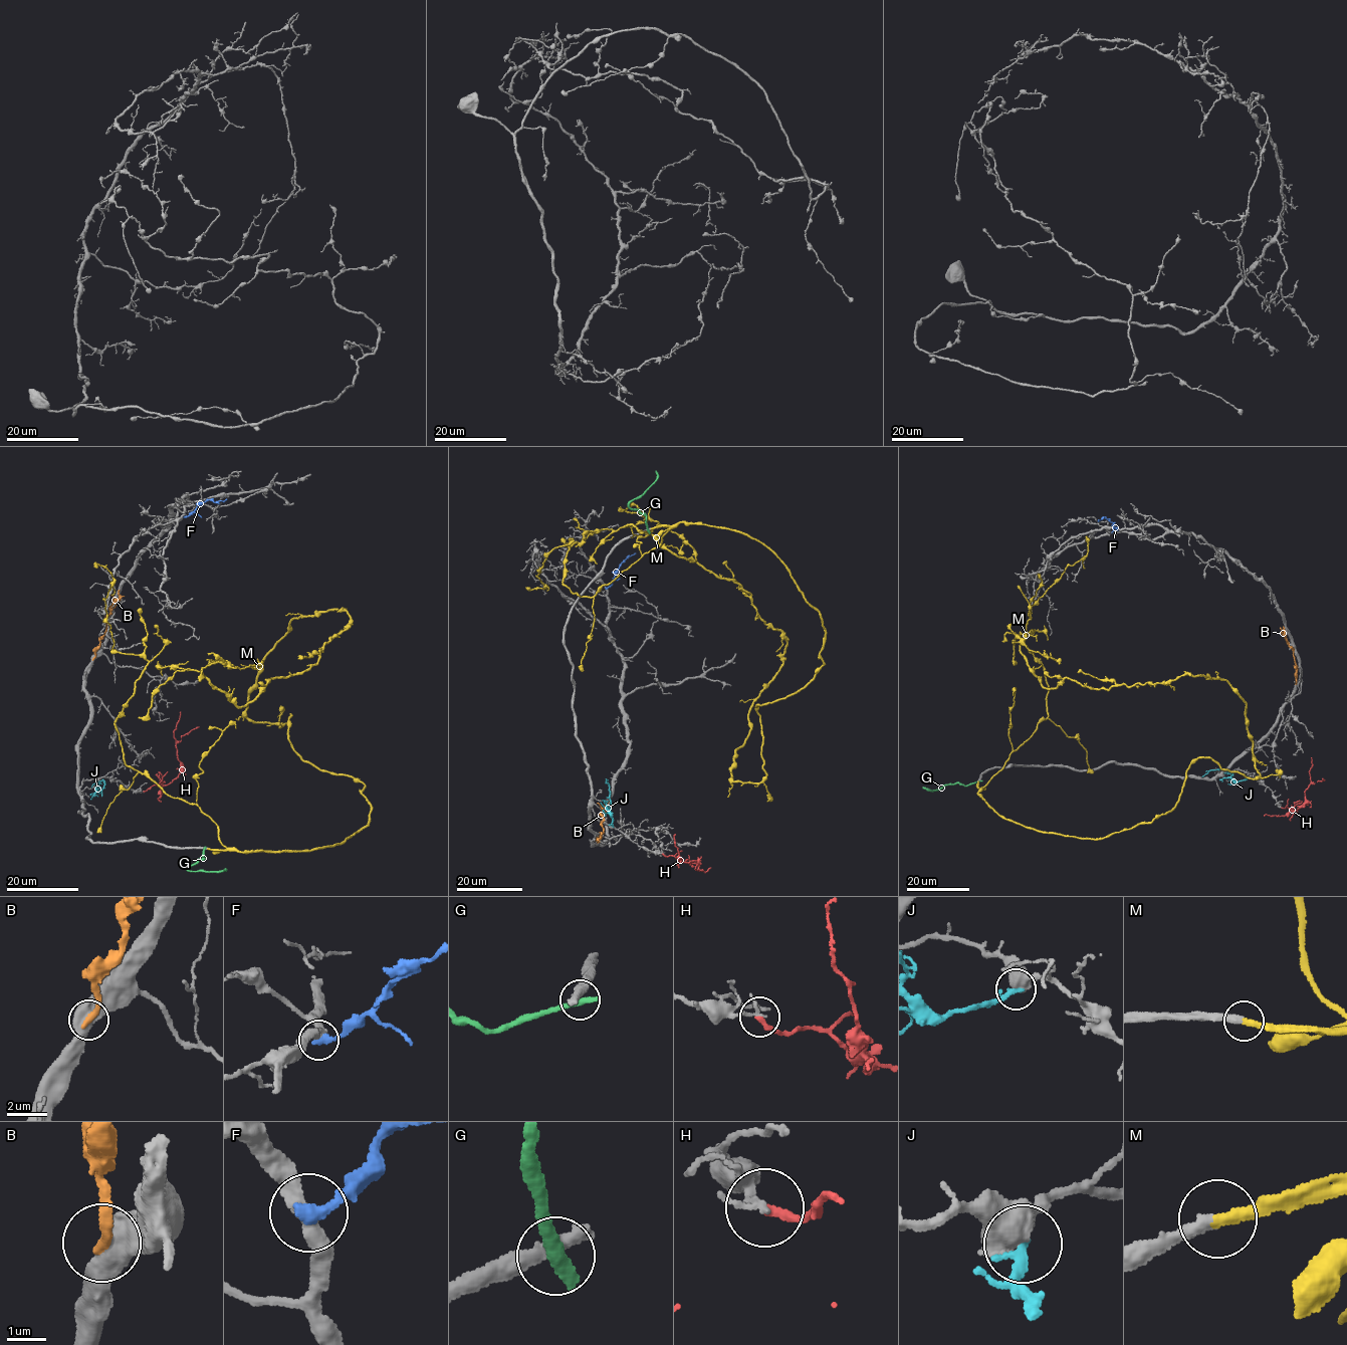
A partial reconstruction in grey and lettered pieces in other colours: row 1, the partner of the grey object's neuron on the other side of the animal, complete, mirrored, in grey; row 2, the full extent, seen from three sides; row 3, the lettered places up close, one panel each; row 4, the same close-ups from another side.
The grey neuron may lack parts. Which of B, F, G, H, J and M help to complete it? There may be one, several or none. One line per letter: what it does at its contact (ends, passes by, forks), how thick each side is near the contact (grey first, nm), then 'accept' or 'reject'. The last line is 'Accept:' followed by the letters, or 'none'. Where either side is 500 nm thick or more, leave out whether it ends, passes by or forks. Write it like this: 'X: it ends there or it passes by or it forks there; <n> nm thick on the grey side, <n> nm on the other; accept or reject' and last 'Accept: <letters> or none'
B: 700 nm thick on the grey side, 280 nm on the other; reject
F: it ends there; 400 nm thick on the grey side, 360 nm on the other; reject
G: 500 nm thick on the grey side, 440 nm on the other; reject
H: it ends there; 180 nm thick on the grey side, 240 nm on the other; reject
J: 550 nm thick on the grey side, 280 nm on the other; reject
M: it ends there; 360 nm thick on the grey side, 320 nm on the other; accept
Accept: M

